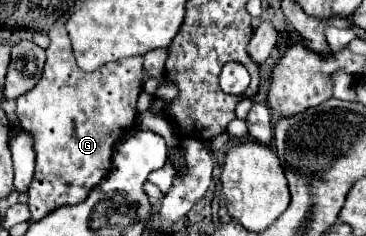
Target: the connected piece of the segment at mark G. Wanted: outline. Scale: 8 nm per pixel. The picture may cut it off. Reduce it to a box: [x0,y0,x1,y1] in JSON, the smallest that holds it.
[16,26,144,220]

